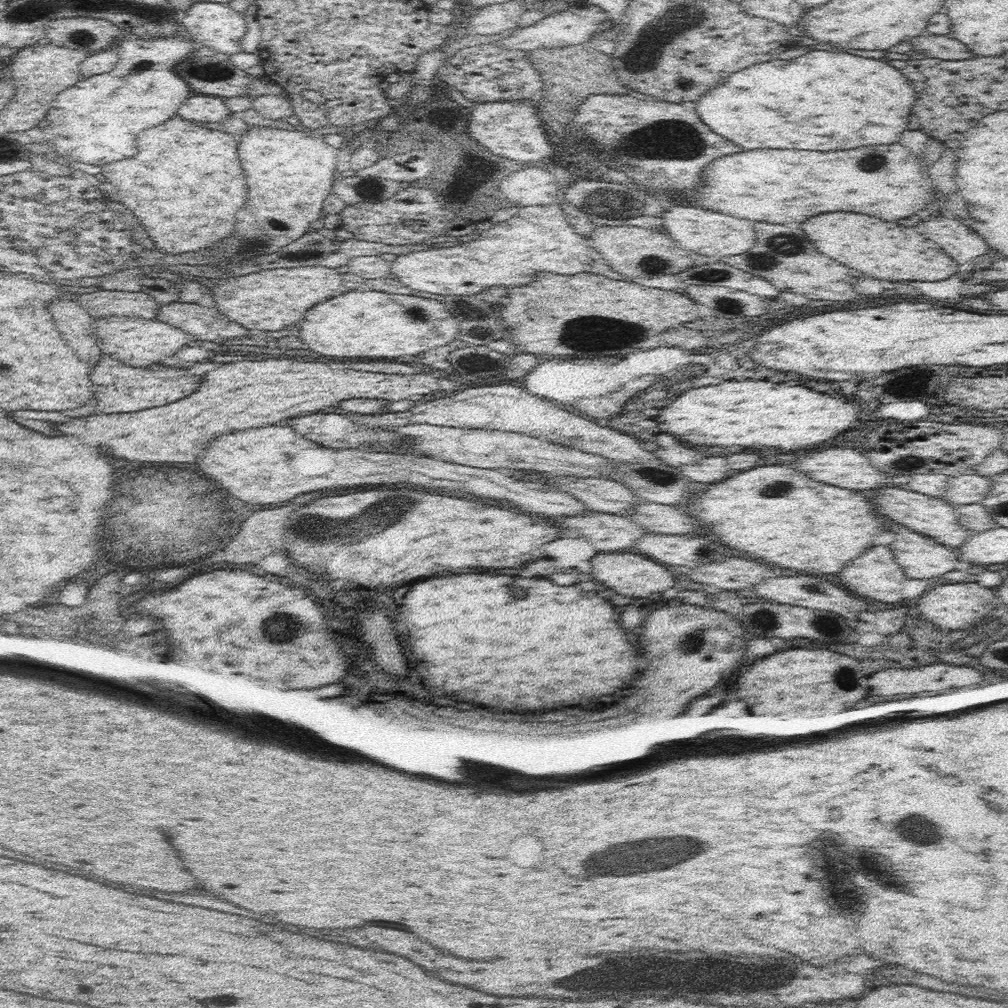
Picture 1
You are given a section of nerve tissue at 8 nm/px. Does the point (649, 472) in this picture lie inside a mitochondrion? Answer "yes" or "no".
yes

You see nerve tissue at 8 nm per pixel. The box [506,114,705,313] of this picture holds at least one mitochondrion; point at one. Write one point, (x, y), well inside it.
(652, 264)

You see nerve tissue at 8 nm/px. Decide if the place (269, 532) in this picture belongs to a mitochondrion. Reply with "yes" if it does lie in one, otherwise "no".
no

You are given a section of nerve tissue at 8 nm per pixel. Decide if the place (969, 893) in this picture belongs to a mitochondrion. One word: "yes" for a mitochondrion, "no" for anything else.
no

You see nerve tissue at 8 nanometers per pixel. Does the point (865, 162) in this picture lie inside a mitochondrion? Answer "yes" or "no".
yes

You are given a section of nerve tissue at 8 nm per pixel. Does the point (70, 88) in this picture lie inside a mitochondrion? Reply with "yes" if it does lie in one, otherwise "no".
no

